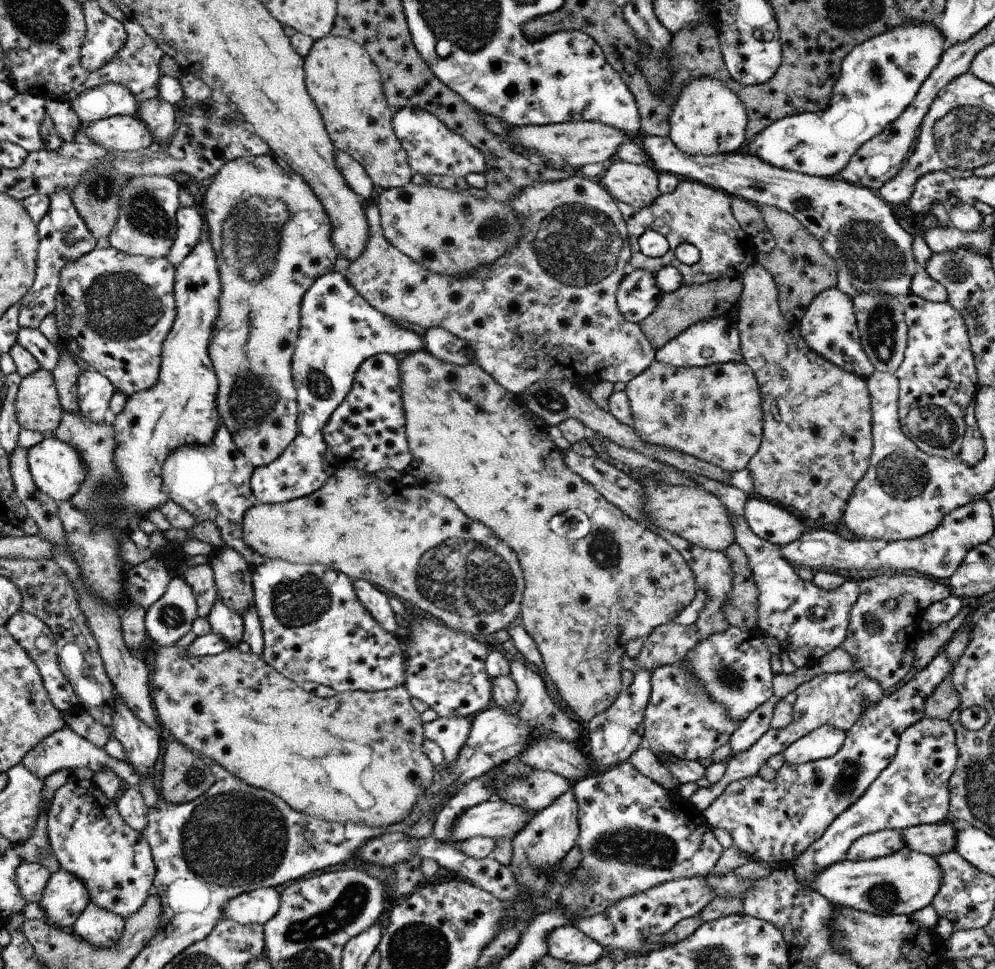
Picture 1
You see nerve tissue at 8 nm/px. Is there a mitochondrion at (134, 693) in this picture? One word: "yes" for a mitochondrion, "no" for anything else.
no

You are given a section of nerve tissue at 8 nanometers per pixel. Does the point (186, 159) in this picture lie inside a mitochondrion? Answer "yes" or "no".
no

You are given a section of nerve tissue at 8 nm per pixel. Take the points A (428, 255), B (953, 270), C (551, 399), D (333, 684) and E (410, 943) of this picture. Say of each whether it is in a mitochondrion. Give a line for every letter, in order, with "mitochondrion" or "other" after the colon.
A: other
B: mitochondrion
C: mitochondrion
D: other
E: mitochondrion

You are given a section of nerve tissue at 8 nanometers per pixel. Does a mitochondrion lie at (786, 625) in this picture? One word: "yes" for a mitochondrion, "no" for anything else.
no

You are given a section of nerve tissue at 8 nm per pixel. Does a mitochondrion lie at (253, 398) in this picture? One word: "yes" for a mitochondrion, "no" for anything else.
yes

